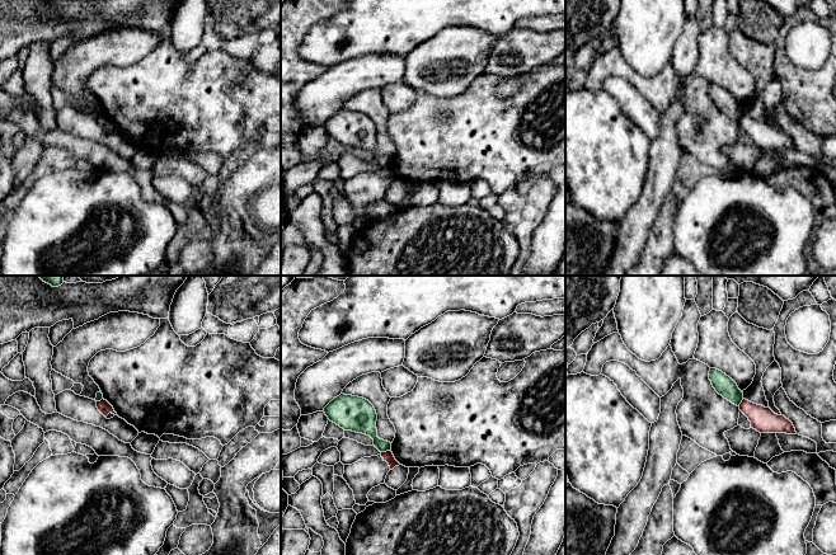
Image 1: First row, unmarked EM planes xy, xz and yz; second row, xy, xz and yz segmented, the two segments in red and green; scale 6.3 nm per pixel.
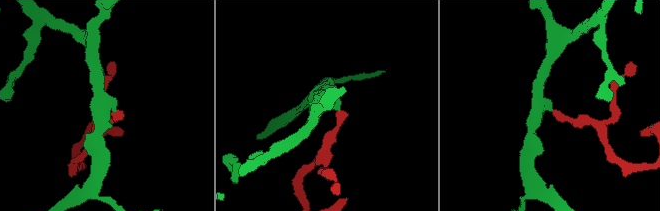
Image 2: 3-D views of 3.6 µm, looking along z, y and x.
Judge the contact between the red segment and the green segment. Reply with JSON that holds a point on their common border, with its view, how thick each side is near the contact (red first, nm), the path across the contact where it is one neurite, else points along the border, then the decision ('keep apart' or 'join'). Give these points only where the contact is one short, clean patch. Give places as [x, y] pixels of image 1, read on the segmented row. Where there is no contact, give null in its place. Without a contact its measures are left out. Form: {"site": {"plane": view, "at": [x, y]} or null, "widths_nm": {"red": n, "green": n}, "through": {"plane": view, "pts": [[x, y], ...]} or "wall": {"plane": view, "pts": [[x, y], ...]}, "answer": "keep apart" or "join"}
{"site": {"plane": "xz", "at": [386, 451]}, "widths_nm": {"red": 70, "green": 160}, "wall": {"plane": "xz", "pts": [[390, 448], [381, 452]]}, "answer": "keep apart"}

